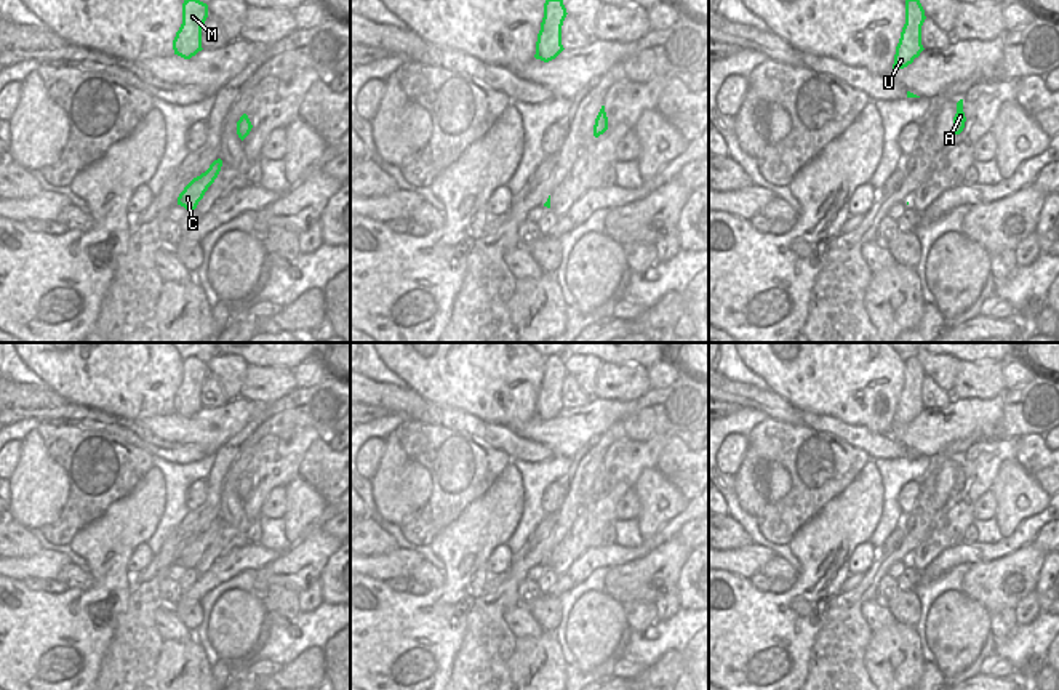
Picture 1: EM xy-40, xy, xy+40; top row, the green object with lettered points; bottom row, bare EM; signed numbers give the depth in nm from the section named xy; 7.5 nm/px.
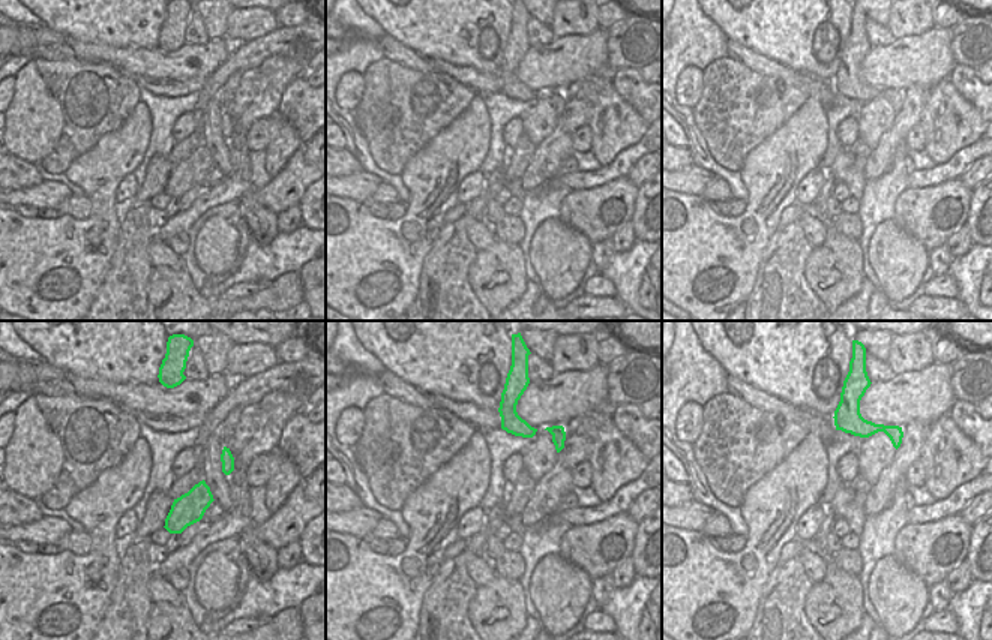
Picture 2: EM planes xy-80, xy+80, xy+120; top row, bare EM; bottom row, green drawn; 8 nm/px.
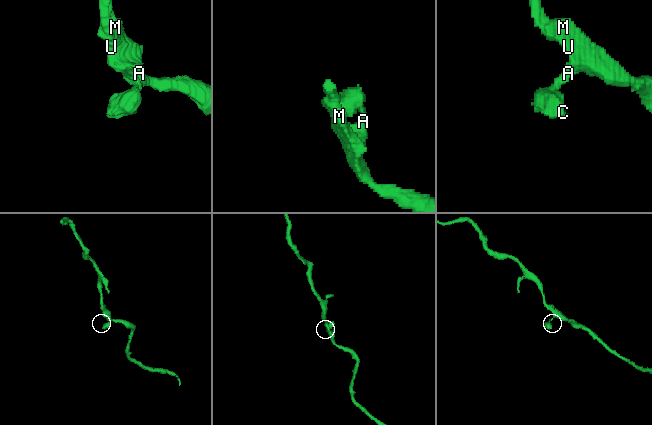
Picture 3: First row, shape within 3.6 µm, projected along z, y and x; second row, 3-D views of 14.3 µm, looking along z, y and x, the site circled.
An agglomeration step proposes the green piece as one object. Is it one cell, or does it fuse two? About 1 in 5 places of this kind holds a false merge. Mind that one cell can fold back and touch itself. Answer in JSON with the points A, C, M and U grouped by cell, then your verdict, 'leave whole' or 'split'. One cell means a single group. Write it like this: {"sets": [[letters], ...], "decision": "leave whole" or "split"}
{"sets": [["A", "C", "M", "U"]], "decision": "leave whole"}

